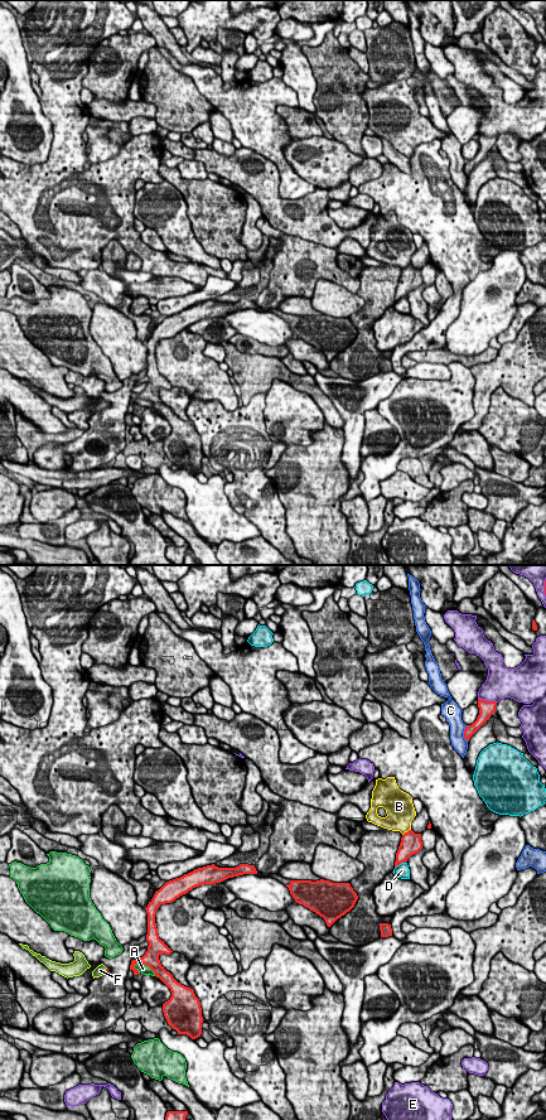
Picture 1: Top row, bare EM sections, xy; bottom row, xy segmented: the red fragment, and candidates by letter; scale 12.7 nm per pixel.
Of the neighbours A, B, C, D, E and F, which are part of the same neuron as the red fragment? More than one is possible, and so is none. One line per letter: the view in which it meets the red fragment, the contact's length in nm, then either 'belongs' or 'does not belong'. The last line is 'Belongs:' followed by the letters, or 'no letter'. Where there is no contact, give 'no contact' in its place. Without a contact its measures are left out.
A: xy | 360 nm | does not belong
B: xy | 140 nm | does not belong
C: xy | 220 nm | does not belong
D: xy | 170 nm | does not belong
E: xy | 240 nm | does not belong
F: xy | 70 nm | belongs
Belongs: F

